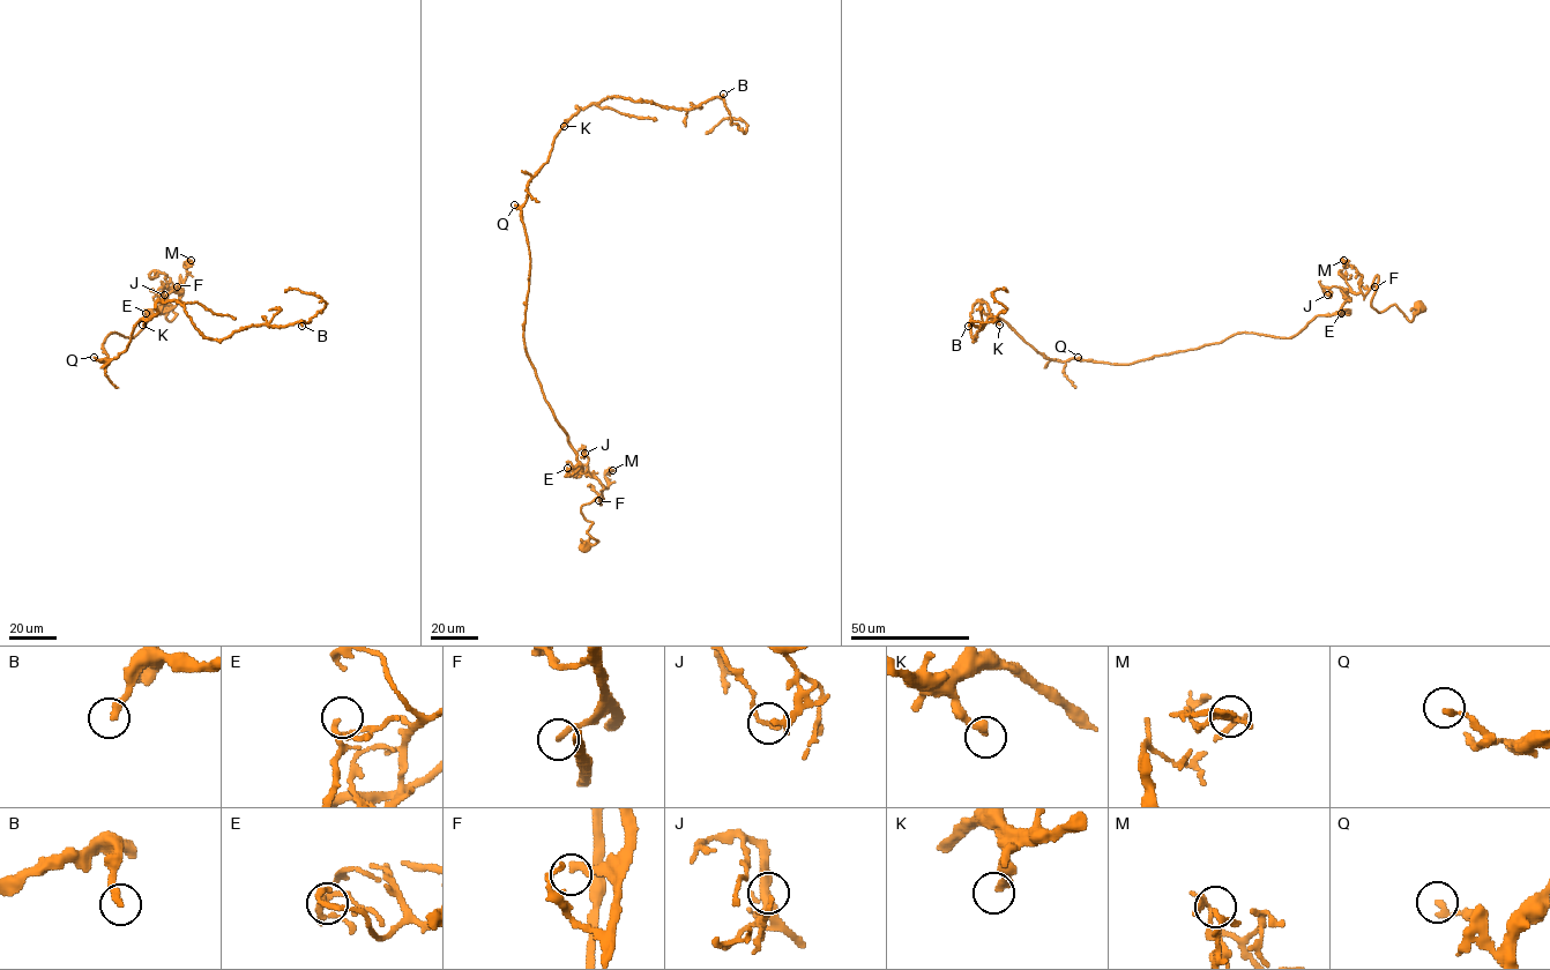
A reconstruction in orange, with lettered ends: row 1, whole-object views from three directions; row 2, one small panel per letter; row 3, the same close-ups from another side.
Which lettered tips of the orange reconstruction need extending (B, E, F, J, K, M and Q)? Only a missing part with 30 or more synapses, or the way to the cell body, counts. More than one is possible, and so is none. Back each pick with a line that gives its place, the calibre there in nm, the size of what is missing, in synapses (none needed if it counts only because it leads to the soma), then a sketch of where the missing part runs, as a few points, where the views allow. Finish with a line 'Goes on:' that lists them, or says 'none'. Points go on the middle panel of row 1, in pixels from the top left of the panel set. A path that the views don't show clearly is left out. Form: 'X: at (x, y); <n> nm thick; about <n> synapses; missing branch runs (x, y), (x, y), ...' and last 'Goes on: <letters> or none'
B: at (723, 94); 260 nm thick; about 110 synapses; missing branch runs (723, 94), (717, 92), (723, 90), (735, 105), (737, 122), (740, 125), (746, 121)
Goes on: B

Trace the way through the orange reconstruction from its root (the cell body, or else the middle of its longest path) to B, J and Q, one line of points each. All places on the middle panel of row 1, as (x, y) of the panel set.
B: (586, 545), (581, 507), (603, 486), (524, 347), (528, 181), (576, 107), (723, 94)
J: (586, 545), (596, 541), (581, 507), (597, 497), (600, 505), (603, 486), (590, 475), (585, 453)
Q: (586, 545), (596, 541), (581, 507), (600, 505), (603, 486), (582, 470), (527, 353), (530, 256), (514, 204)

